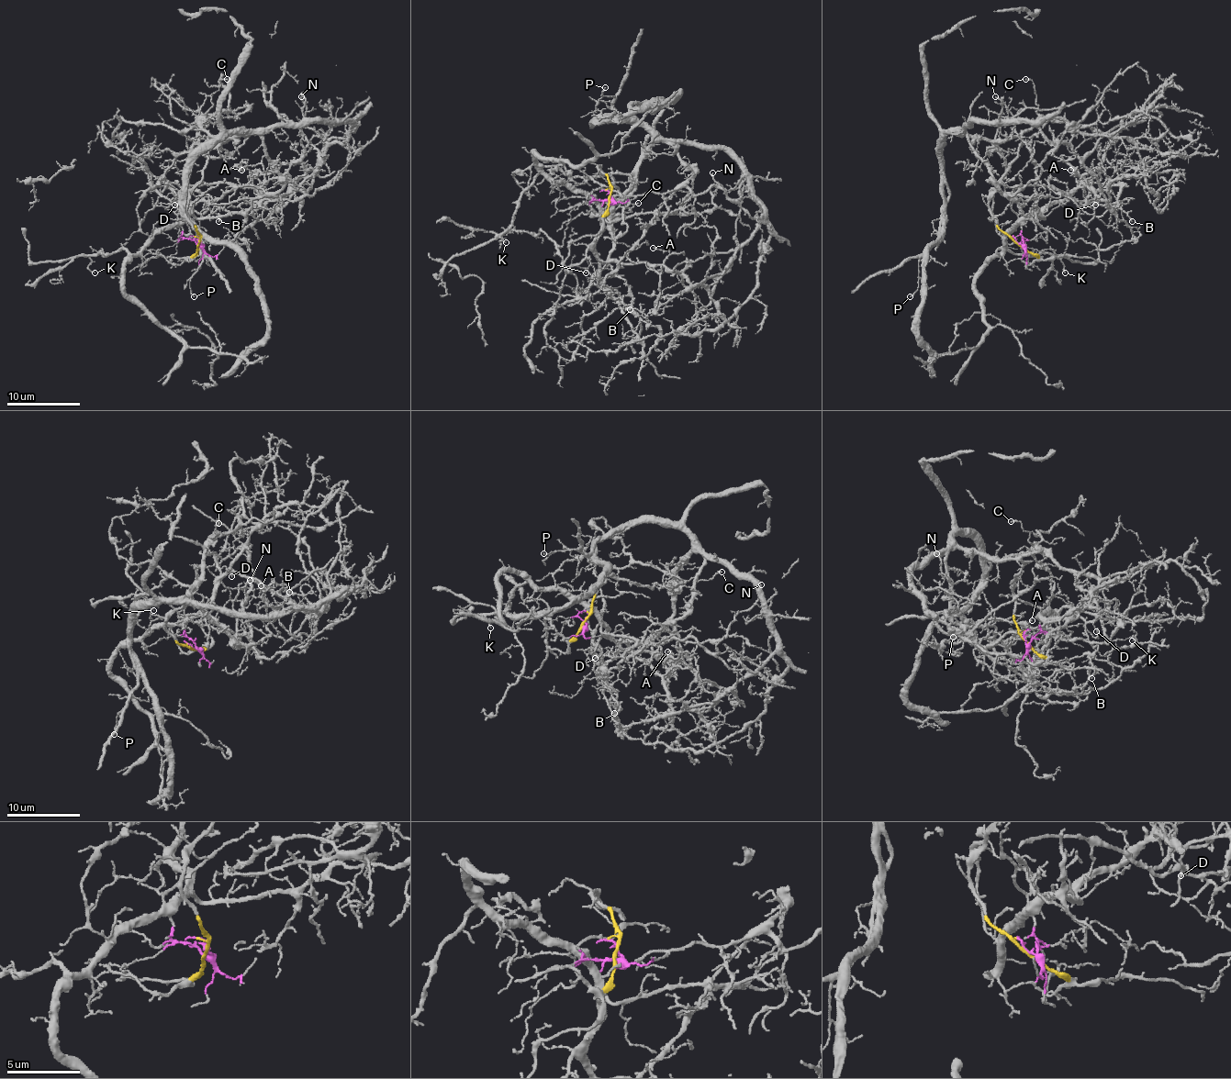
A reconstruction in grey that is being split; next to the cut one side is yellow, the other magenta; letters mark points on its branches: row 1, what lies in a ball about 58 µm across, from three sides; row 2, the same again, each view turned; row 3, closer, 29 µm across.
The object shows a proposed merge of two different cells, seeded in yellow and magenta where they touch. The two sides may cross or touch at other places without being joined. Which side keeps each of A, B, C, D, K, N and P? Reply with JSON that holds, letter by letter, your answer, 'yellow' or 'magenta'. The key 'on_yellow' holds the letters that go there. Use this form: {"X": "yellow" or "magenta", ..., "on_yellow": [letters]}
{"A": "magenta", "B": "magenta", "C": "yellow", "D": "magenta", "K": "magenta", "N": "magenta", "P": "yellow", "on_yellow": ["C", "P"]}

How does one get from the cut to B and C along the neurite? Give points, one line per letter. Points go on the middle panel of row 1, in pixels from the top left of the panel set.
B: (609, 195), (593, 199), (598, 205), (600, 228), (586, 254), (598, 285), (613, 289), (630, 309)
C: (609, 194), (609, 179), (598, 166), (617, 186), (617, 216), (639, 203)

